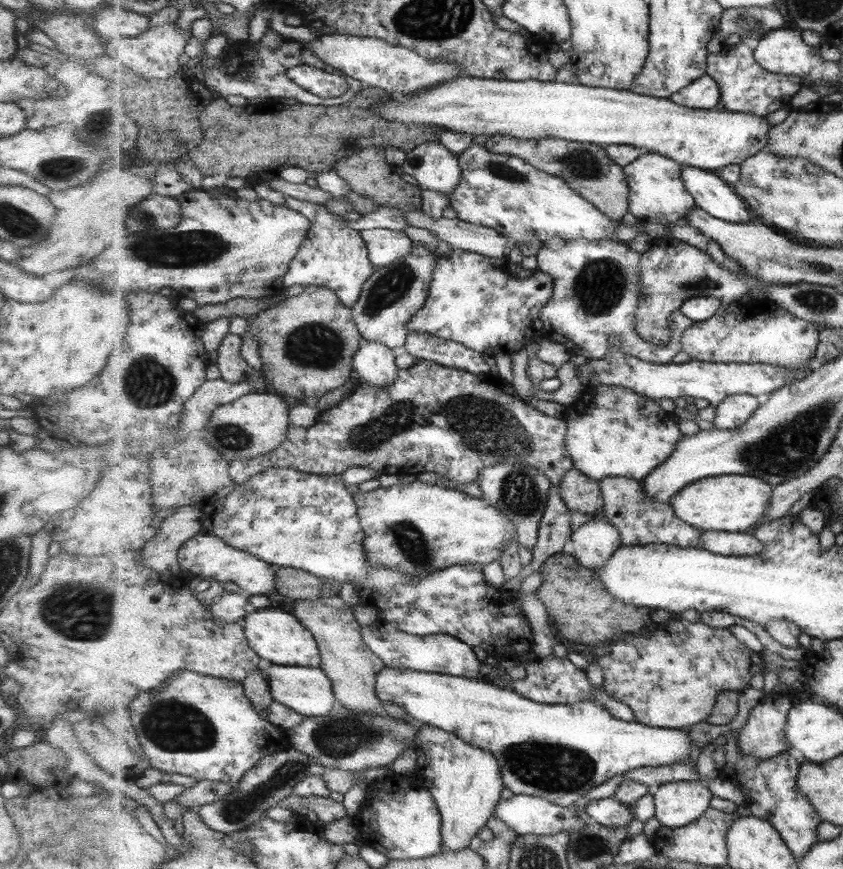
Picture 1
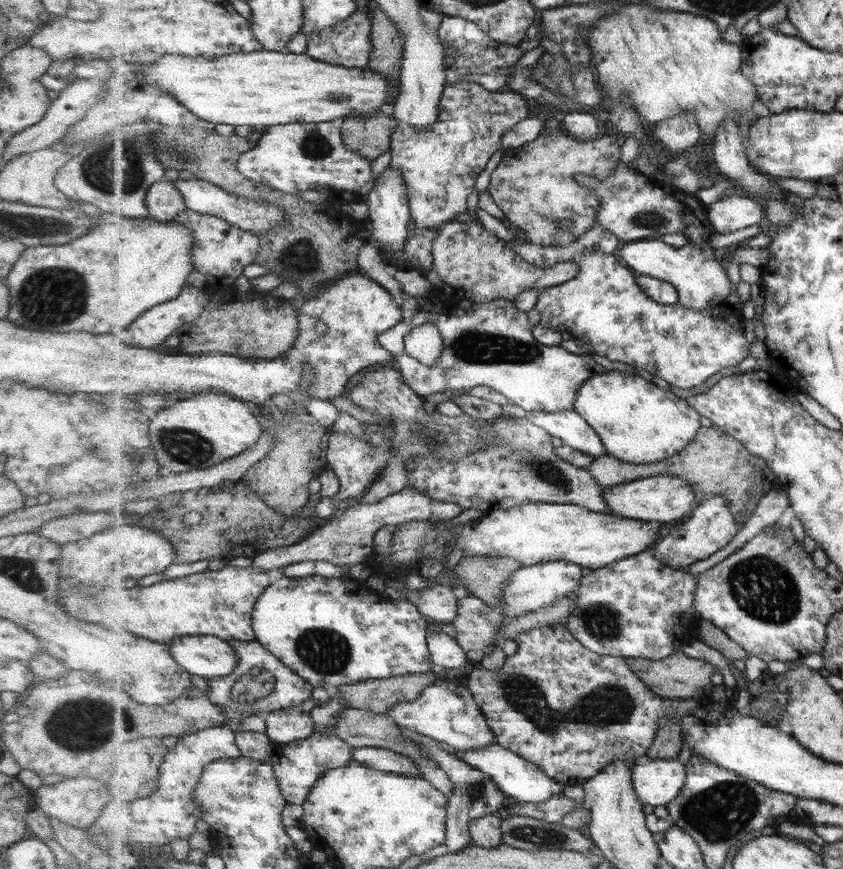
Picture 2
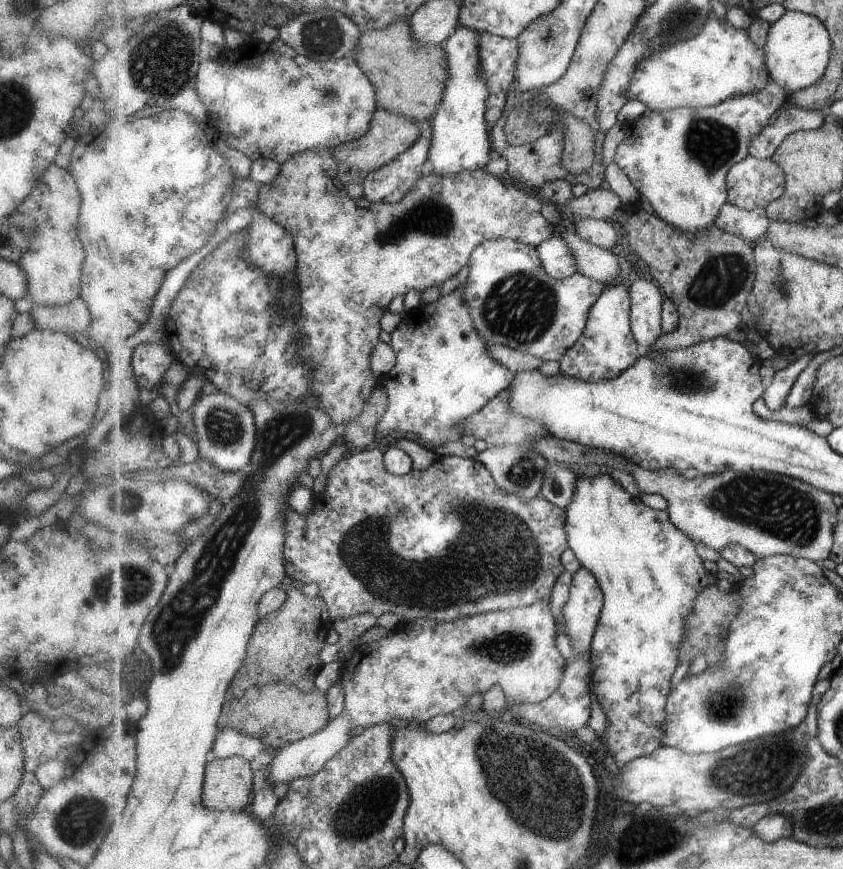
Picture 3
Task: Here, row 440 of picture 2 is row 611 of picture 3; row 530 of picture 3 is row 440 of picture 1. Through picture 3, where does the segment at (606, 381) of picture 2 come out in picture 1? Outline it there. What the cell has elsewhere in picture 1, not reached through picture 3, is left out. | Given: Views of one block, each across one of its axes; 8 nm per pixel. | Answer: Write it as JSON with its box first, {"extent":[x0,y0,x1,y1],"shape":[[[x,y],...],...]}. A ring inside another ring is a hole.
{"extent":[564,384,684,482],"shape":[[[603,384],[588,387],[585,398],[565,408],[564,417],[568,422],[567,448],[571,454],[571,459],[574,460],[576,469],[583,471],[599,482],[612,476],[642,481],[668,459],[671,459],[671,455],[678,449],[679,443],[684,437],[681,428],[679,428],[680,416],[681,413],[677,411],[666,412],[663,410],[659,406],[659,401],[636,394],[633,390],[622,386]]]}

